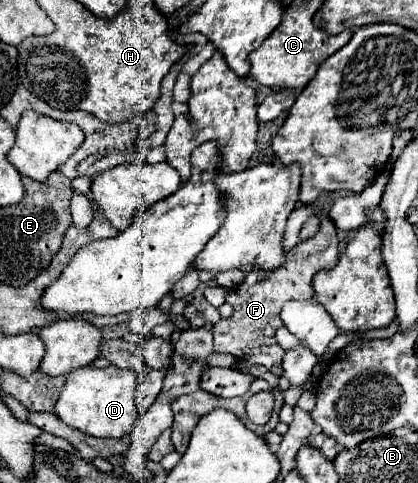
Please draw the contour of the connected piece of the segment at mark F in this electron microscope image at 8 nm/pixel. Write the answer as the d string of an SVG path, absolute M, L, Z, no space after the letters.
M320 213L318 217L320 217L320 231L314 237L298 243L286 255L284 265L272 271L266 271L266 269L250 271L246 273L244 283L240 283L232 291L230 295L230 303L234 307L232 317L218 321L212 329L216 353L232 353L238 359L268 367L274 375L282 375L280 365L286 351L276 341L276 331L282 327L280 309L286 301L292 301L292 299L296 301L314 299L314 291L310 287L314 273L318 273L320 269L332 269L338 263L338 255L340 255L336 225L328 217L328 213Z

